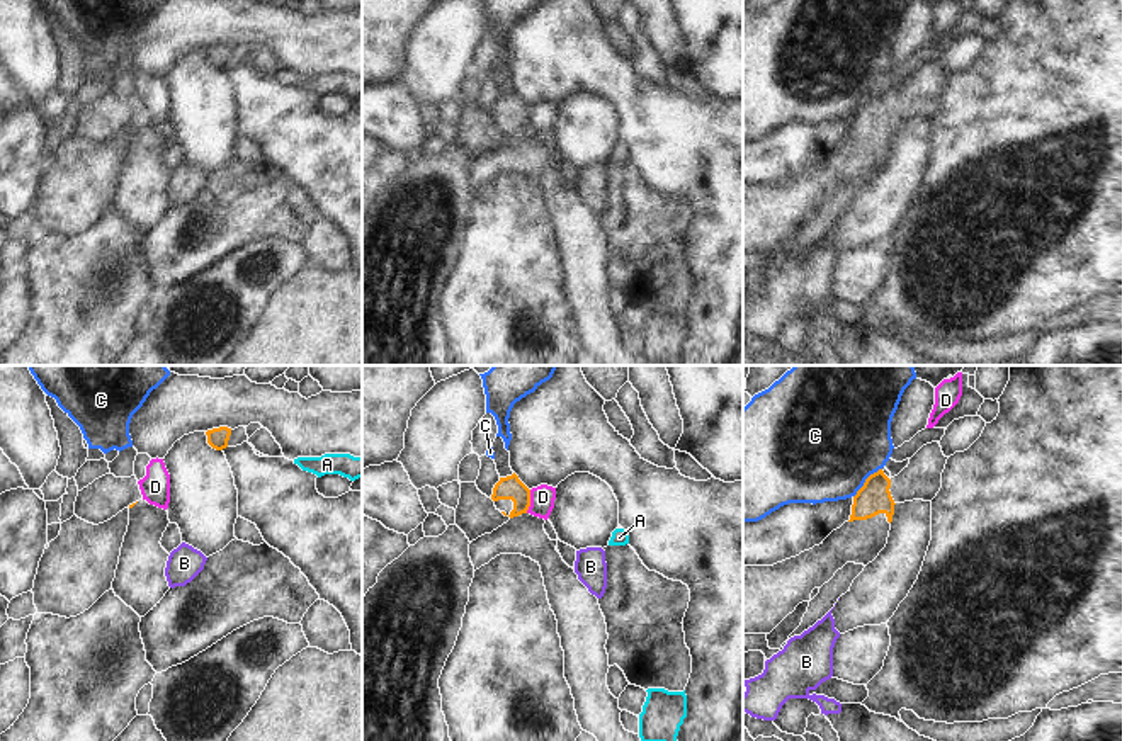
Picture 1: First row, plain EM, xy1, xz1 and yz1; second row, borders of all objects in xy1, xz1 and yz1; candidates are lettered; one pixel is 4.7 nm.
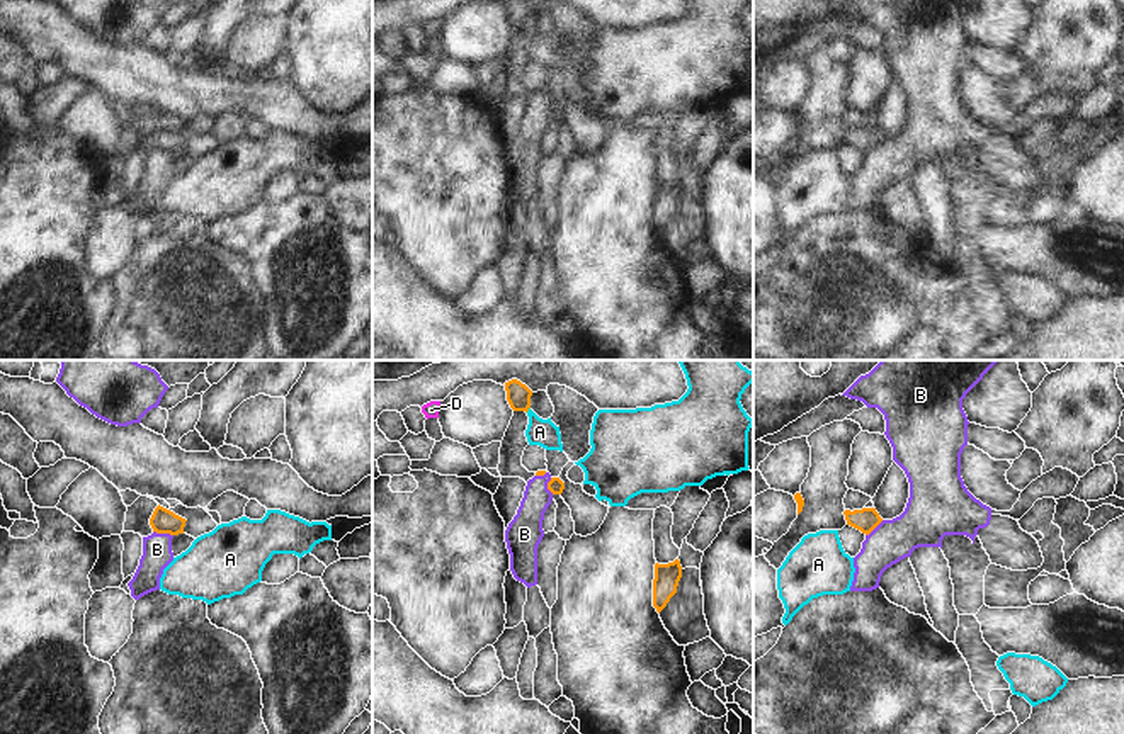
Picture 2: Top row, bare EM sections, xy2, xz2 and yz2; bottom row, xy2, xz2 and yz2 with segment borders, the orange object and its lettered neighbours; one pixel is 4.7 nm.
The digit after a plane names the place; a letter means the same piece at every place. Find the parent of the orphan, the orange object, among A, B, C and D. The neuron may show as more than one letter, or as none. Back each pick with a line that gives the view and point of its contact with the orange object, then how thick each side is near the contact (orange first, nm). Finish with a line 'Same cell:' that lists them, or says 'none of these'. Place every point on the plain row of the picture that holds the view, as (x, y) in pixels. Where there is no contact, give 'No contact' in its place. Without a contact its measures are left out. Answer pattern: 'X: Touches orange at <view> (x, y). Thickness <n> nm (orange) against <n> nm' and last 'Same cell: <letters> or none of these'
Same cell: none of these.

